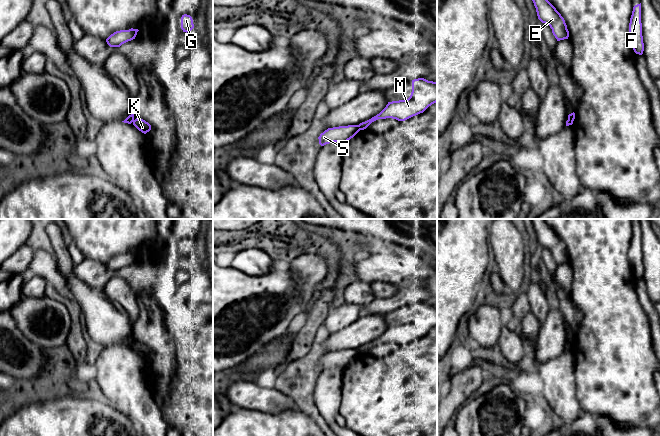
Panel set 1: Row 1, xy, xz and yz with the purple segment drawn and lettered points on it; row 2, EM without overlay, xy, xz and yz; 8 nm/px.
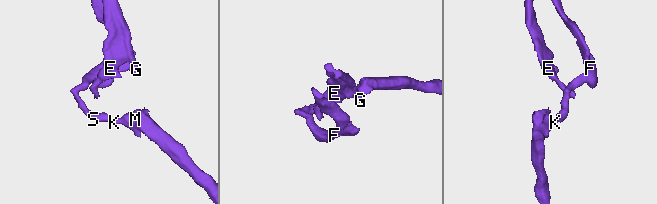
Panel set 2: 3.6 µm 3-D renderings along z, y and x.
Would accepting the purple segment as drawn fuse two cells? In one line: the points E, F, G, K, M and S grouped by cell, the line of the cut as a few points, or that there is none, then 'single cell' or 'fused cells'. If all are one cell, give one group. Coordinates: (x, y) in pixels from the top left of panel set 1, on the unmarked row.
E F G S / K M; cut in xz along (357, 349), (360, 353); fused cells

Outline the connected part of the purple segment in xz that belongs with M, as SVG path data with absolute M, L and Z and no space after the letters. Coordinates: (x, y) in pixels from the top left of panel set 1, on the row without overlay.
M424 302L412 304L412 316L408 323L388 326L386 331L376 340L360 347L360 354L366 353L378 343L392 342L405 345L423 337L429 330L437 326L437 306Z

